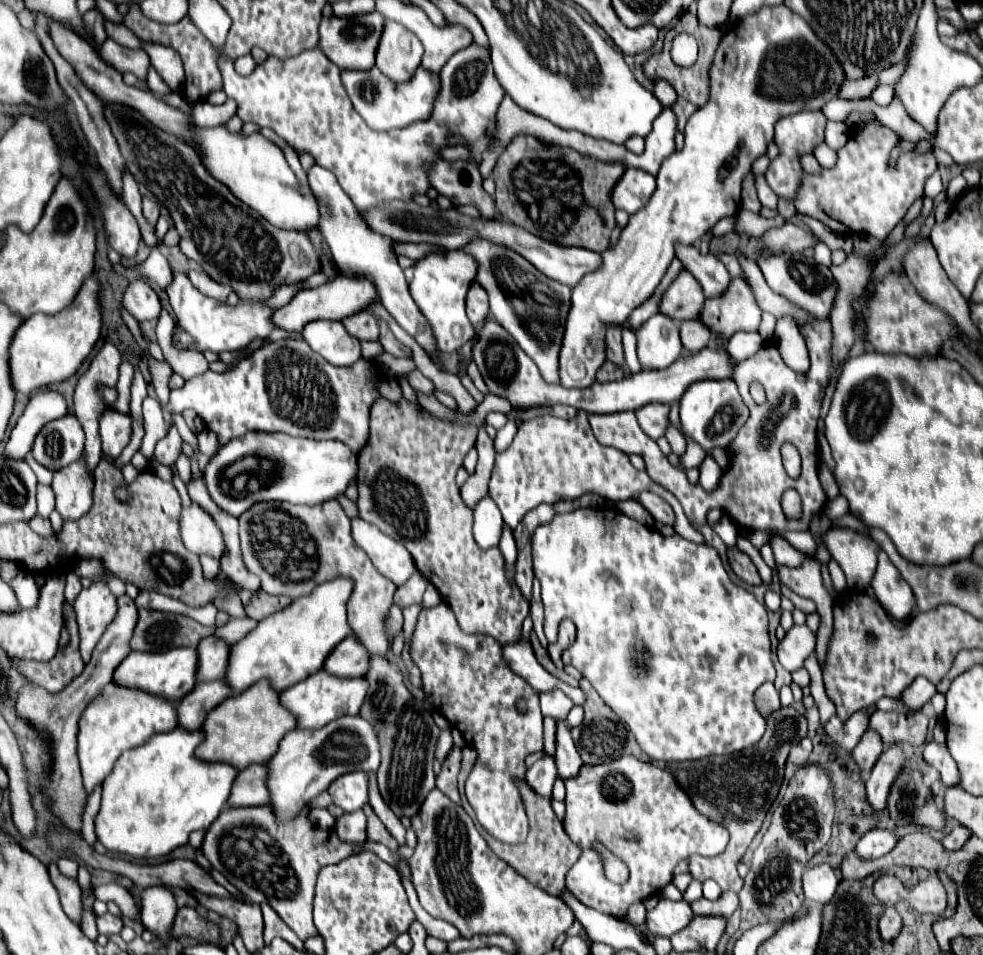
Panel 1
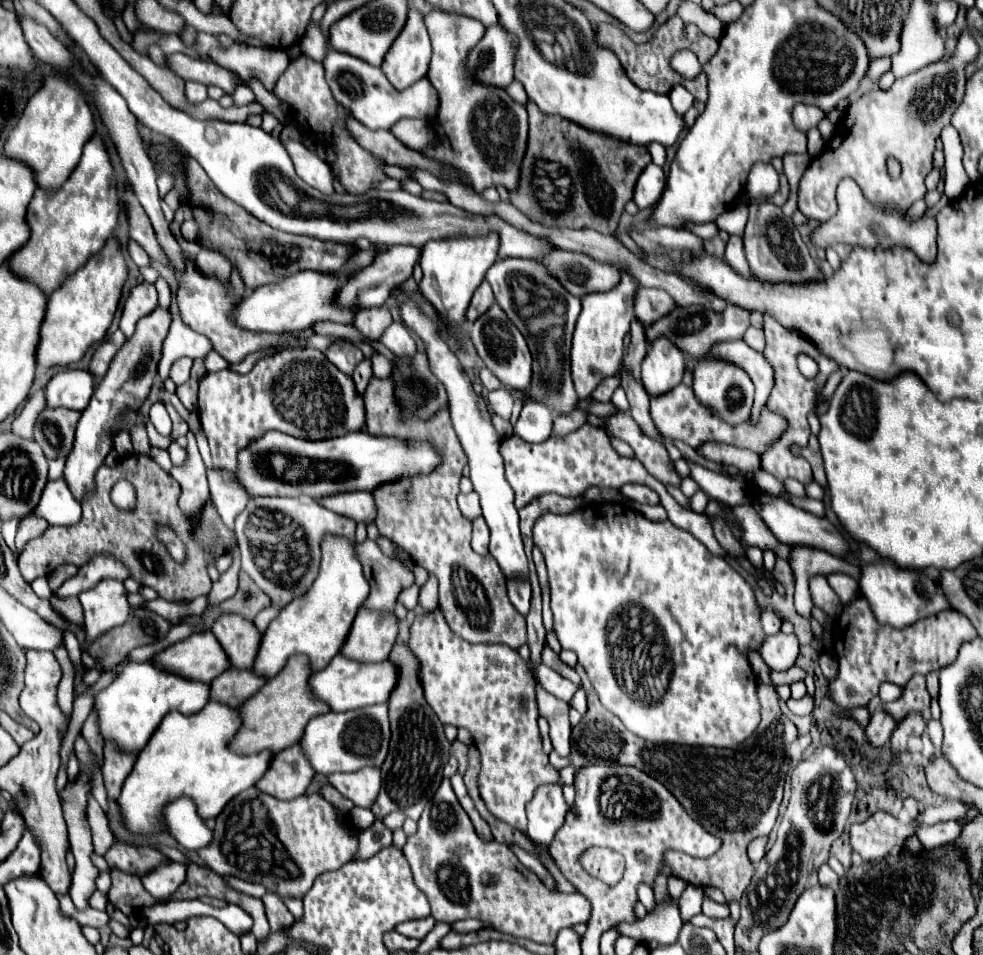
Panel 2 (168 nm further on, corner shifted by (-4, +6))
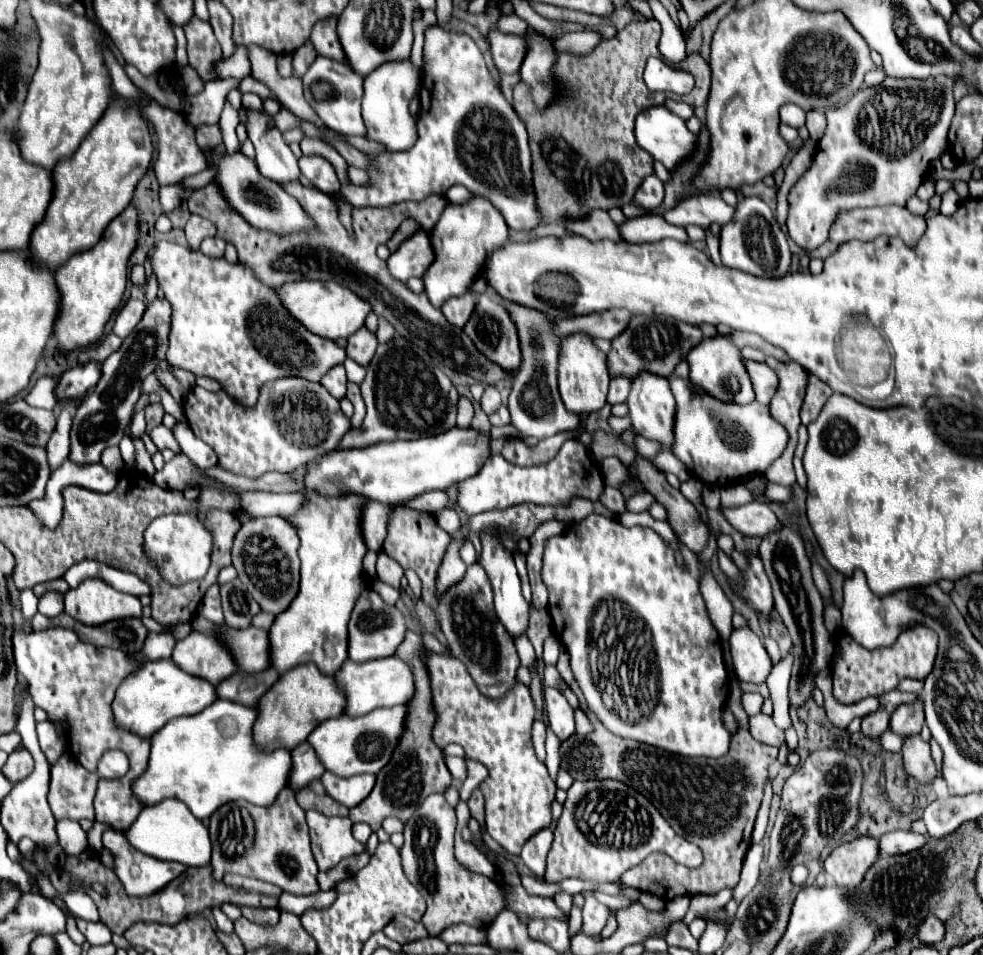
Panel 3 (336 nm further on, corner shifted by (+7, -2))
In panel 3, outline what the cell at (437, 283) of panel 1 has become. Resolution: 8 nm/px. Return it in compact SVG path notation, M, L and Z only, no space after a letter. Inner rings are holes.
M475 196L473 200L461 206L449 204L441 220L429 232L429 238L433 244L435 260L425 270L423 284L429 302L435 308L441 308L441 304L447 298L463 296L465 292L469 292L469 288L481 274L481 268L485 266L489 252L493 252L493 248L499 248L501 244L507 242L507 224L499 214L499 210L493 208L487 198Z

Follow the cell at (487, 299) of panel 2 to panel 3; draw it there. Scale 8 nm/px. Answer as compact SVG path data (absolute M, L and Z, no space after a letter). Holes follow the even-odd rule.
M467 292L465 296L459 296L459 298L451 298L443 304L441 312L445 314L445 318L457 326L457 328L463 328L469 320L469 316L473 314L473 308L477 304L477 294L475 292Z

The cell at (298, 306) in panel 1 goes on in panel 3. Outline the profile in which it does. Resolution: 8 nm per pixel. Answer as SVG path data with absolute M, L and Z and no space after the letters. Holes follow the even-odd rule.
M425 230L413 234L407 238L389 258L387 258L387 268L389 274L401 282L407 282L409 278L421 278L423 272L429 268L433 262L433 250L431 242Z

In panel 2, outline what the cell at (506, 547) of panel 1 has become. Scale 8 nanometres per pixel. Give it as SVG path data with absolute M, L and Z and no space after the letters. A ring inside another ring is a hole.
M508 584L508 596L514 608L526 618L530 610L530 584L524 584L520 588L516 588L516 584Z

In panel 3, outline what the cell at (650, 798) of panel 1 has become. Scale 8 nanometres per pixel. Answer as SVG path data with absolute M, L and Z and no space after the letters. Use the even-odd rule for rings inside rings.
M575 780L571 788L567 790L567 800L563 804L563 814L557 820L555 826L555 838L547 856L547 868L545 868L545 882L561 882L565 878L581 878L581 880L591 880L591 882L619 882L621 874L637 864L641 864L649 854L653 852L663 852L671 856L675 862L689 868L697 868L703 862L701 850L681 838L669 822L659 814L659 810L637 790L629 788L623 782L617 780Z

